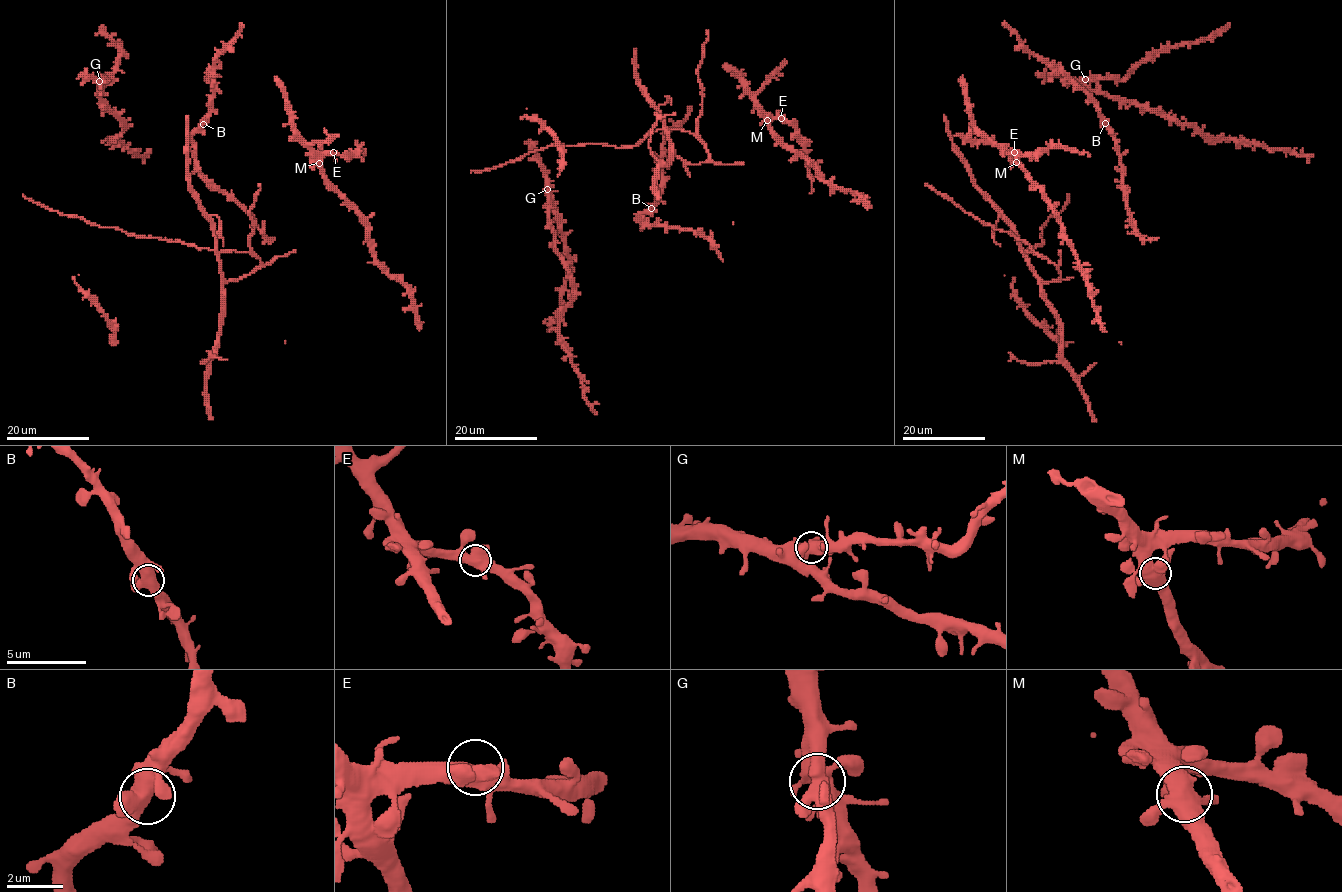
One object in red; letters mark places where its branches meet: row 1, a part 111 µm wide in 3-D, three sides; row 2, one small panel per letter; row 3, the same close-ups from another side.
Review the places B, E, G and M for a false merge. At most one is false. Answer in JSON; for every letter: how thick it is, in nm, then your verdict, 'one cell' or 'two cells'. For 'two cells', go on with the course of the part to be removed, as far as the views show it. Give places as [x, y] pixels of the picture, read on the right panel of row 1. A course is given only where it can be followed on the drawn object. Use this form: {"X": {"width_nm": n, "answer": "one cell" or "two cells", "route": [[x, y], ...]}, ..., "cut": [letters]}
{"B": {"width_nm": 500, "answer": "one cell"}, "E": {"width_nm": 550, "answer": "one cell"}, "G": {"width_nm": 550, "answer": "one cell"}, "M": {"width_nm": 480, "answer": "one cell"}, "cut": []}

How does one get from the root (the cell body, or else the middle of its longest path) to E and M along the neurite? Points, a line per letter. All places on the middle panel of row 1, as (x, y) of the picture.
E: (735, 74), (764, 113), (781, 118)
M: (735, 74), (767, 120)

